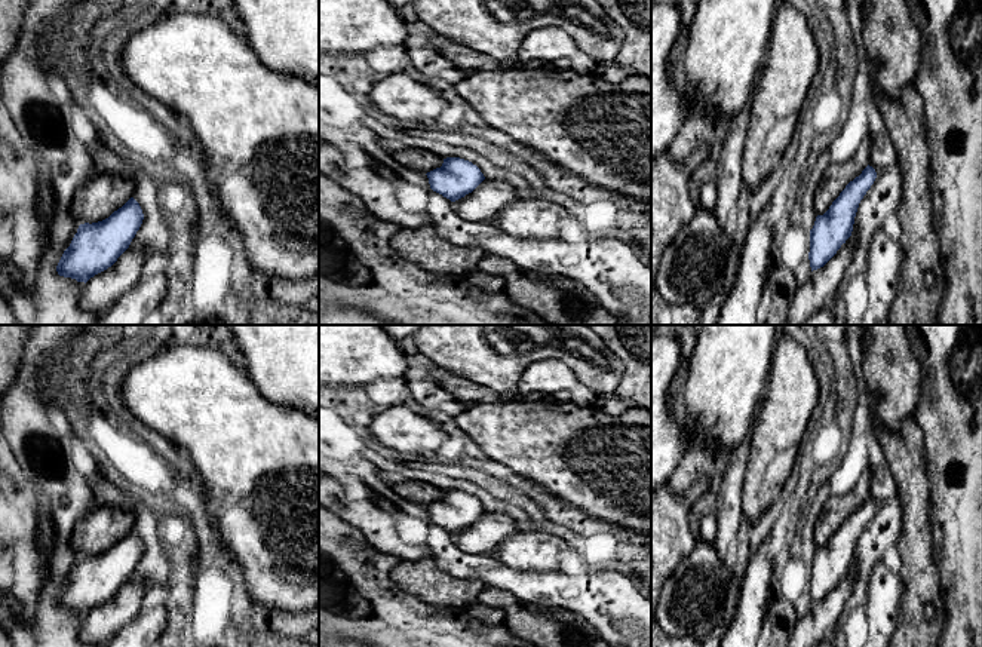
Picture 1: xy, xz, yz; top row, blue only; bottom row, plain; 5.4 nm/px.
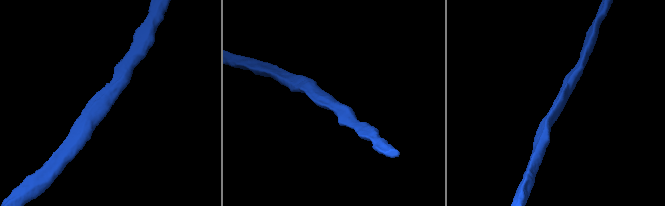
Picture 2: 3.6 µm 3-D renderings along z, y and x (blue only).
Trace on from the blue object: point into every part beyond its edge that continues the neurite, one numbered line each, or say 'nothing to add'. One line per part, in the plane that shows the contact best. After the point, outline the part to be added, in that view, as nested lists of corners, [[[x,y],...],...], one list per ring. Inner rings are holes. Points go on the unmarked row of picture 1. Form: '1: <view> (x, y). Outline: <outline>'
nothing to add

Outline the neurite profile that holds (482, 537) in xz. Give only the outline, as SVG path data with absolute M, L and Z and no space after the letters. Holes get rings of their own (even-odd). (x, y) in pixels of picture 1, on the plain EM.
M484 512L472 525L452 534L455 545L472 555L494 555L498 545L521 527L504 513Z

